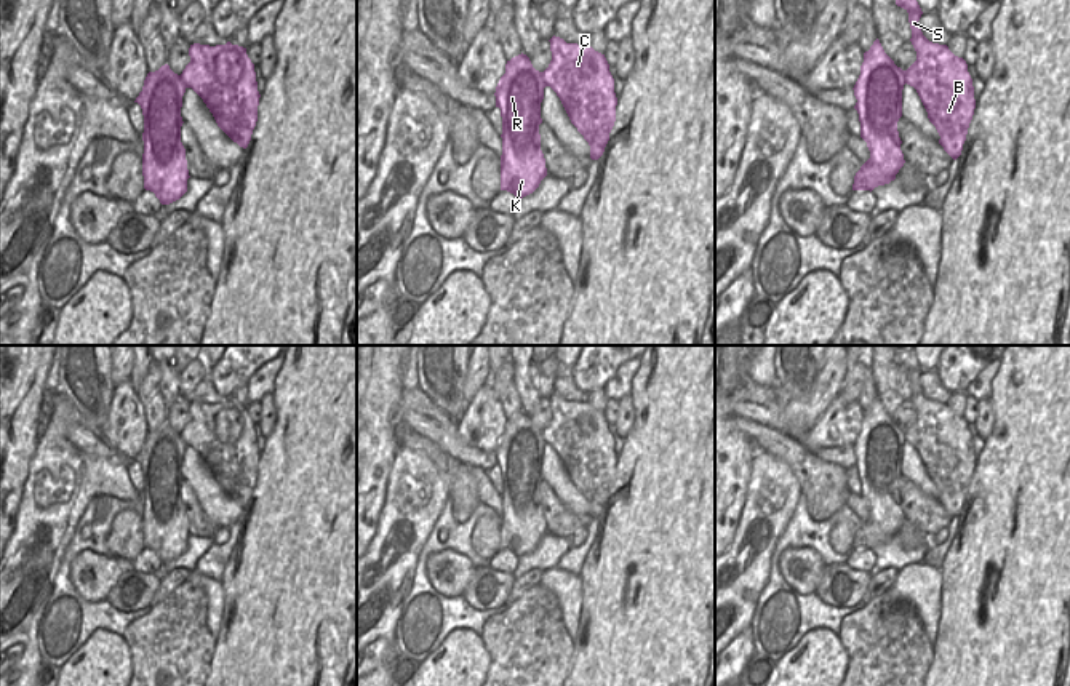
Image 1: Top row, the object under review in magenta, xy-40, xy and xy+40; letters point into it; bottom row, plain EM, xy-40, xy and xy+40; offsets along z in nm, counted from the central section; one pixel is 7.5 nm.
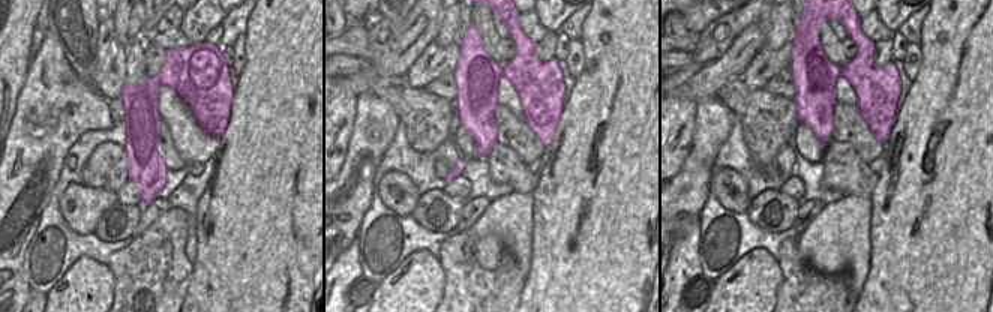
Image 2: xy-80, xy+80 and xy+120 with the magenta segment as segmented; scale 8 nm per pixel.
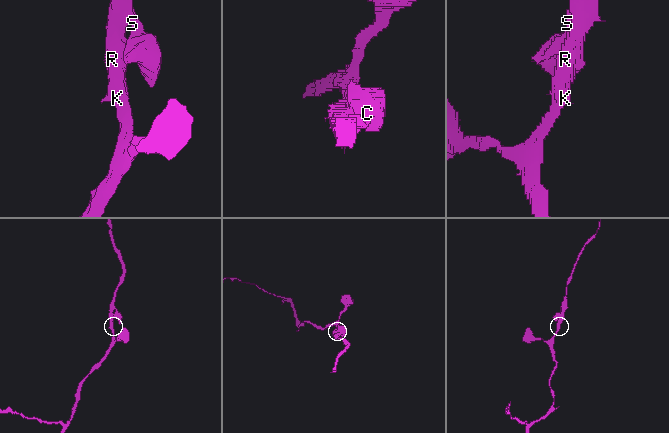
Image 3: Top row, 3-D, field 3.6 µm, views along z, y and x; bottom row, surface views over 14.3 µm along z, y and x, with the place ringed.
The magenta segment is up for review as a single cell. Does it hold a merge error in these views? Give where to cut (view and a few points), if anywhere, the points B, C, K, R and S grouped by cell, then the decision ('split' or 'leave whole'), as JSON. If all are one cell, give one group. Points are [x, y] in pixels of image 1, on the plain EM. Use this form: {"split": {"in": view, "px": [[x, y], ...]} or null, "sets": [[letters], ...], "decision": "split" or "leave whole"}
{"split": null, "sets": [["B", "C", "K", "R", "S"]], "decision": "leave whole"}

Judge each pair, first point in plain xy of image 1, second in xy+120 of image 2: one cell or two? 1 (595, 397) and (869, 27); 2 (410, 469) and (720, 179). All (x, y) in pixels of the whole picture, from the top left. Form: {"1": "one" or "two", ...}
{"1": "two", "2": "two"}

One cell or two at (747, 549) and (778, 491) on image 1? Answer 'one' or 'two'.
one

